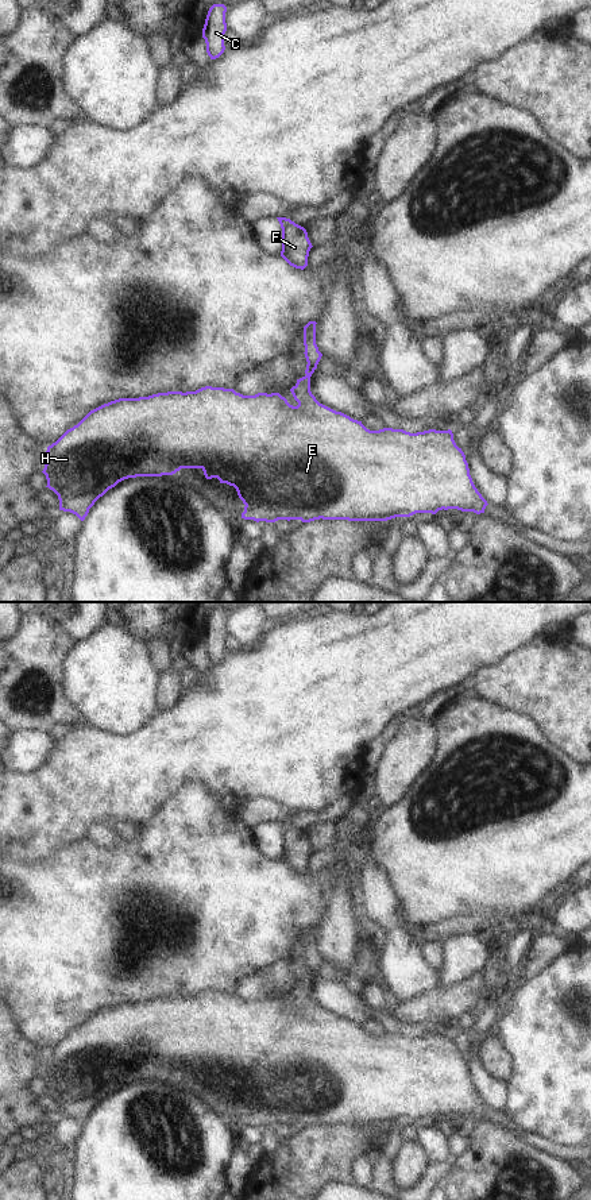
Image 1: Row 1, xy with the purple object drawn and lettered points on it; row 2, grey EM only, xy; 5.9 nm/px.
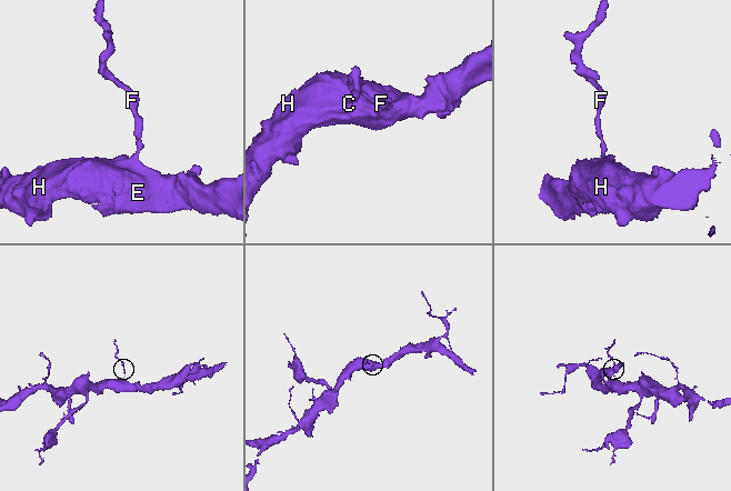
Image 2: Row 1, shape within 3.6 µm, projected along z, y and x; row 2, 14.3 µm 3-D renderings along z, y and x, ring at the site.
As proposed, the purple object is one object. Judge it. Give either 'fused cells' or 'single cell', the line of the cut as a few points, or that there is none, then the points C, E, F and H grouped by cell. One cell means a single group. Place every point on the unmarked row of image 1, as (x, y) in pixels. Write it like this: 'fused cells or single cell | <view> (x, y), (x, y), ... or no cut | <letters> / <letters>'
single cell | no cut | C E F H

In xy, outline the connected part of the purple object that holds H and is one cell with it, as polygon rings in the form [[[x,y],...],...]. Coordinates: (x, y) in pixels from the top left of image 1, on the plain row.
[[[309,926],[304,931],[304,958],[308,966],[305,975],[306,980],[297,984],[297,988],[290,993],[294,1004],[298,1007],[297,1011],[290,1010],[287,1004],[279,998],[258,998],[255,1000],[243,1000],[236,998],[233,993],[205,991],[196,996],[186,998],[167,996],[139,1003],[119,1003],[90,1015],[77,1030],[67,1034],[55,1047],[49,1050],[46,1056],[46,1069],[42,1077],[47,1084],[46,1092],[58,1100],[59,1115],[70,1116],[84,1126],[94,1107],[109,1093],[115,1092],[124,1084],[136,1081],[173,1080],[181,1073],[201,1073],[206,1084],[217,1083],[220,1088],[233,1091],[239,1103],[246,1110],[242,1123],[254,1124],[256,1127],[275,1127],[278,1124],[301,1124],[302,1127],[310,1127],[320,1123],[348,1126],[387,1126],[395,1122],[410,1122],[416,1118],[436,1119],[443,1114],[457,1114],[461,1116],[474,1116],[476,1119],[484,1118],[484,1114],[488,1108],[475,1092],[470,1080],[466,1060],[461,1053],[456,1050],[451,1034],[429,1034],[417,1038],[393,1033],[370,1035],[362,1029],[362,1026],[354,1025],[341,1016],[336,1016],[316,1004],[310,996],[310,981],[317,973],[317,969],[322,961],[316,949],[316,929],[316,926]]]

